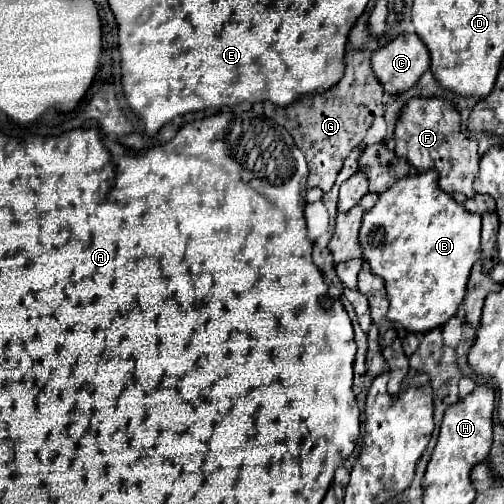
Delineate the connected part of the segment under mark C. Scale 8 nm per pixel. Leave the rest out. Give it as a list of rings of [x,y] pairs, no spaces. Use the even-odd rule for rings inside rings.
[[[404,32],[372,54],[372,70],[388,94],[412,88],[428,68],[430,52],[416,34]]]

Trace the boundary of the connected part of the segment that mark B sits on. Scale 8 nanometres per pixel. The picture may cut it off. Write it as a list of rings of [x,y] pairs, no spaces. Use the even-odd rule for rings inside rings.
[[[434,170],[406,176],[380,194],[376,206],[364,214],[360,242],[372,272],[386,282],[386,292],[390,296],[388,318],[392,322],[402,324],[414,334],[424,334],[444,326],[458,312],[466,296],[470,270],[480,260],[480,226],[480,214],[466,212],[462,204],[438,188]]]

